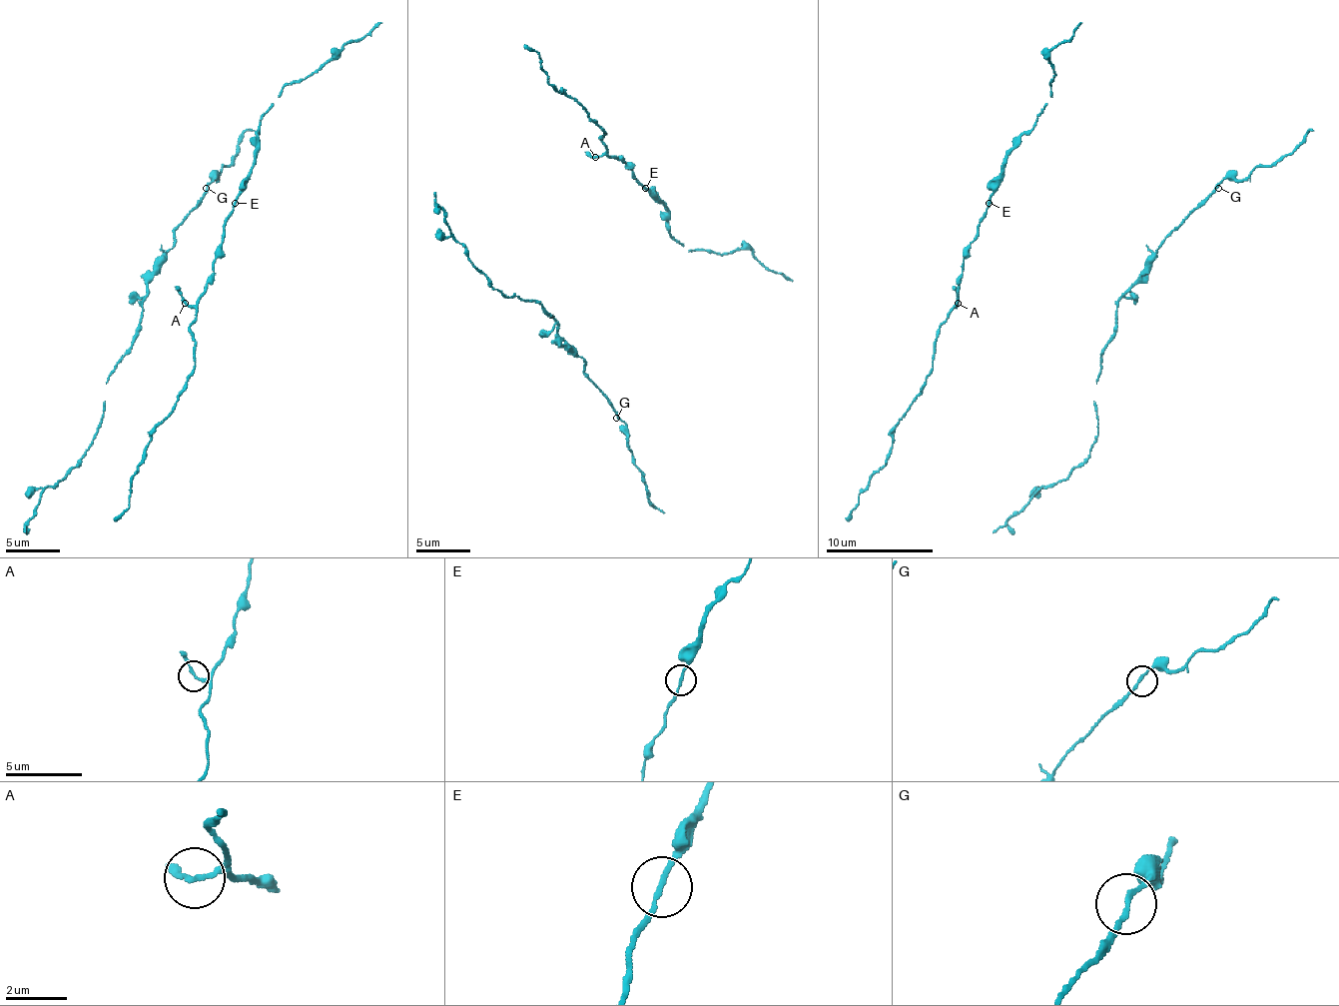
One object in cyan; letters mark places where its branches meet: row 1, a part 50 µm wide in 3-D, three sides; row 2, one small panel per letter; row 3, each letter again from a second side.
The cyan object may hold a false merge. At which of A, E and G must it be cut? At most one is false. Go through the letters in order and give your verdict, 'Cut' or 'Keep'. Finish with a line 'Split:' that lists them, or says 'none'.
A: Keep
E: Keep
G: Keep
Split: none

